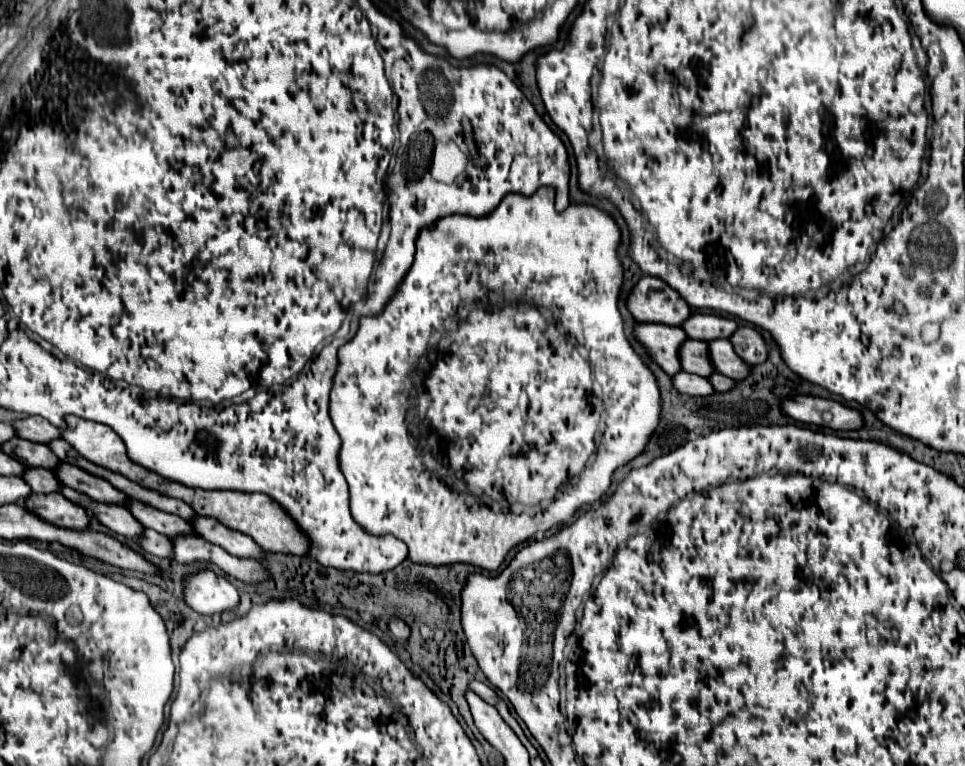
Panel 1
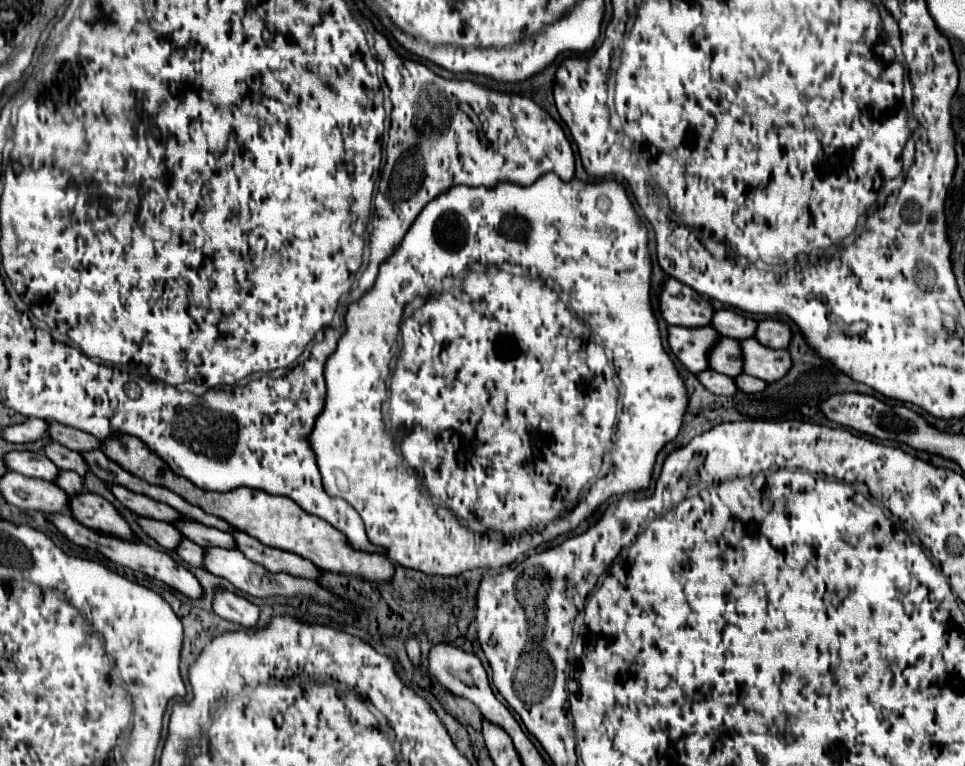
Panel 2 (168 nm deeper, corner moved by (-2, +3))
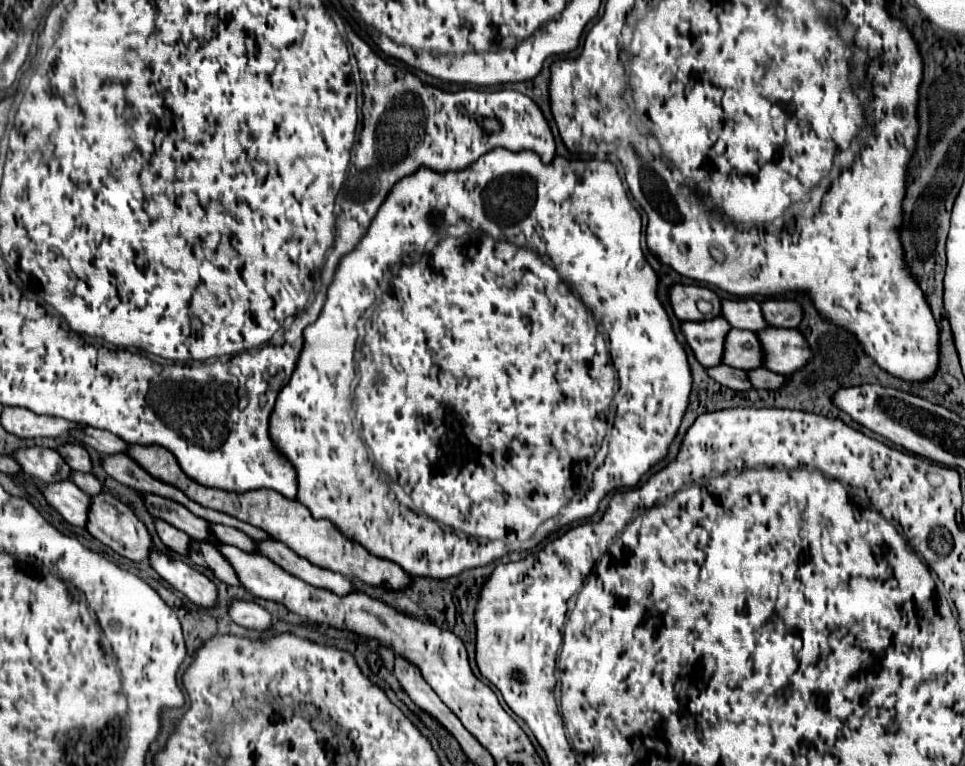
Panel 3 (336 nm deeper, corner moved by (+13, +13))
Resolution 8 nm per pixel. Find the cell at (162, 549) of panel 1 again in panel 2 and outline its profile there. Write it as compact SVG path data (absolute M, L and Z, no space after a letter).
M188 538L182 540L182 544L176 548L176 554L194 568L204 568L204 552L206 552L204 548L200 548L198 544L194 544Z

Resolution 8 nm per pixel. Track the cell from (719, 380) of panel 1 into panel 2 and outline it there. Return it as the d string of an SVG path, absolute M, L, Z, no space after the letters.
M740 374L736 378L736 384L742 392L748 392L748 394L756 394L756 392L764 392L768 388L768 382L760 380L760 378L754 378L754 376L748 376L748 374Z

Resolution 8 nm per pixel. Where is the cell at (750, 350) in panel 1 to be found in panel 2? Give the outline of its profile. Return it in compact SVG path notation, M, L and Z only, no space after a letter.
M770 318L770 320L760 322L760 326L756 330L756 338L768 348L788 348L788 344L792 340L792 330L790 330L788 322Z

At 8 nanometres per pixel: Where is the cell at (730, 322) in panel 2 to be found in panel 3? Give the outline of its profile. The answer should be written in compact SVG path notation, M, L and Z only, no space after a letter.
M749 298L749 300L723 300L721 302L721 316L733 328L739 328L739 330L757 332L757 330L765 328L761 306L753 298Z

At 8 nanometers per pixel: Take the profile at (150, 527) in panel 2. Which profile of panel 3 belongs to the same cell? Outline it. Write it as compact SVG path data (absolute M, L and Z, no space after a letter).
M155 520L155 530L157 530L161 542L163 542L167 548L171 548L171 550L177 552L177 554L187 556L187 546L189 546L189 540L191 540L187 534L183 534L181 530L173 528L171 524L167 524L167 522L163 522L163 520Z

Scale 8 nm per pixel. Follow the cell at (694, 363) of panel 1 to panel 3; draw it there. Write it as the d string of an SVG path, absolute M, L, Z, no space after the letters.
M731 328L725 336L723 358L721 362L741 370L753 370L761 366L761 346L757 342L757 334L749 330Z

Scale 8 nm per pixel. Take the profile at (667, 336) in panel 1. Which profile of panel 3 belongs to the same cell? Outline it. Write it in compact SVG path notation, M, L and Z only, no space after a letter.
M721 316L701 322L681 322L681 332L689 348L705 368L721 364L721 346L729 328Z

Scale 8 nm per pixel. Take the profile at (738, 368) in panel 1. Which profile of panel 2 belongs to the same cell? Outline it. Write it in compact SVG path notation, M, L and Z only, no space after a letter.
M754 338L742 342L742 354L744 354L744 372L768 382L784 378L788 374L788 368L792 366L790 352L786 348L772 350L768 346L762 346Z

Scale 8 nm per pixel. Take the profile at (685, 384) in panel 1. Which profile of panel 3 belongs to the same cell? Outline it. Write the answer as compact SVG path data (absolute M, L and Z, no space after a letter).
M725 364L707 368L707 374L715 382L719 382L719 384L731 388L731 390L737 390L737 392L743 392L743 390L749 390L751 388L749 380L745 380L745 372L743 370L737 370L737 368L725 366Z

